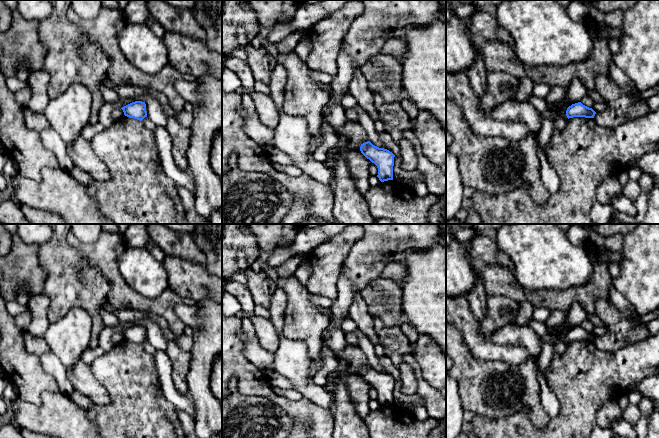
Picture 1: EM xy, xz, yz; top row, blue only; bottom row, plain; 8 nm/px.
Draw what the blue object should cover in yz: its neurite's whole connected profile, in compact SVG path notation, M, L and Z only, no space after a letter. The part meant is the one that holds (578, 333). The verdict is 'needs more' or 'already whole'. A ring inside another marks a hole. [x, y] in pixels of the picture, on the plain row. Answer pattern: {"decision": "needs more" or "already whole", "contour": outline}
{"decision": "already whole", "contour": "M581 326L572 328L566 334L568 343L573 341L594 342L595 338L596 336L592 332L583 329Z"}

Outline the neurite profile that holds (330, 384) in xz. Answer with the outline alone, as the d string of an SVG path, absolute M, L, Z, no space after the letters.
M330 372L326 376L326 383L323 386L323 388L327 391L329 391L331 394L336 386L335 380L337 379L337 373Z

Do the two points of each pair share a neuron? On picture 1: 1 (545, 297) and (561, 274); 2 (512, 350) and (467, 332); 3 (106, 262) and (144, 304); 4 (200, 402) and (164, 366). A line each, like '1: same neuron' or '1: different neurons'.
1: different neurons
2: same neuron
3: same neuron
4: different neurons

